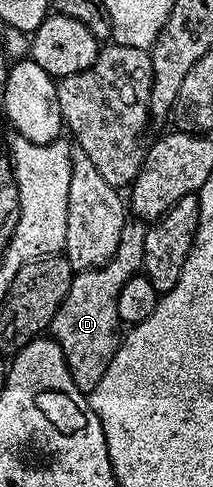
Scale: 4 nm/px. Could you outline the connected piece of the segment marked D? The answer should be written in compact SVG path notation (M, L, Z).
M128 219L121 227L121 238L113 257L96 269L77 272L73 276L70 291L66 291L66 299L62 299L62 307L58 307L52 320L51 336L58 343L58 347L62 347L66 367L76 386L85 395L90 395L94 387L98 387L102 375L106 375L106 367L110 367L110 359L114 359L122 344L118 291L122 291L126 282L143 270L146 251L145 228L145 222Z

